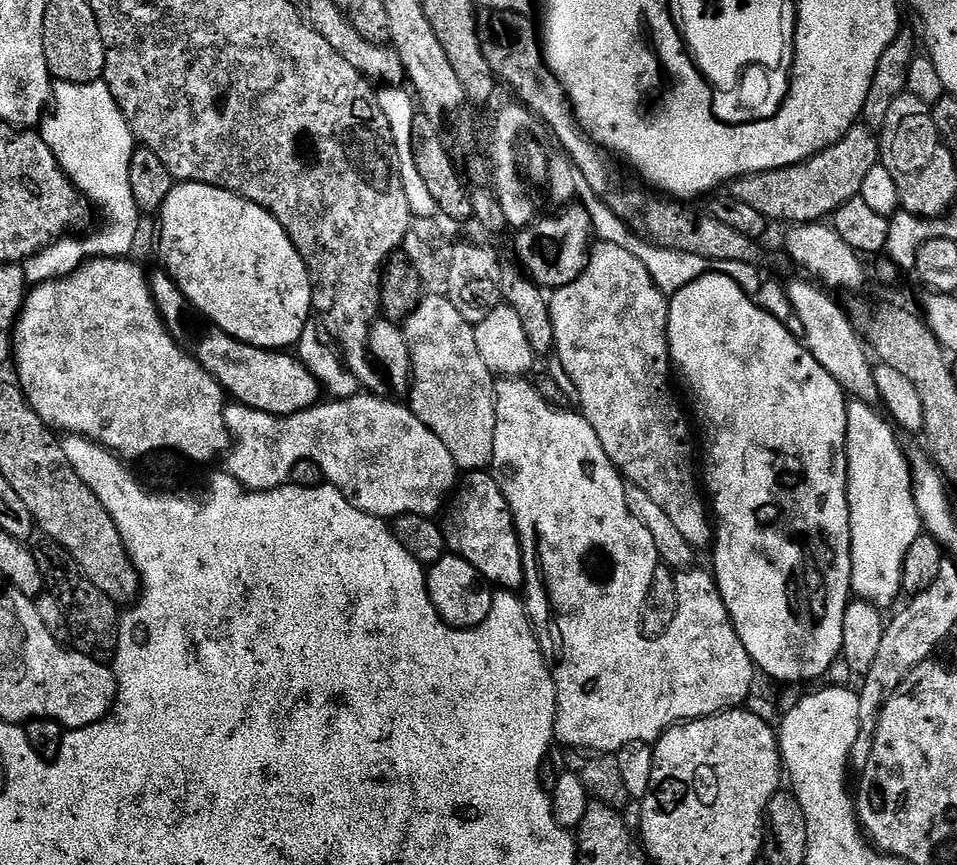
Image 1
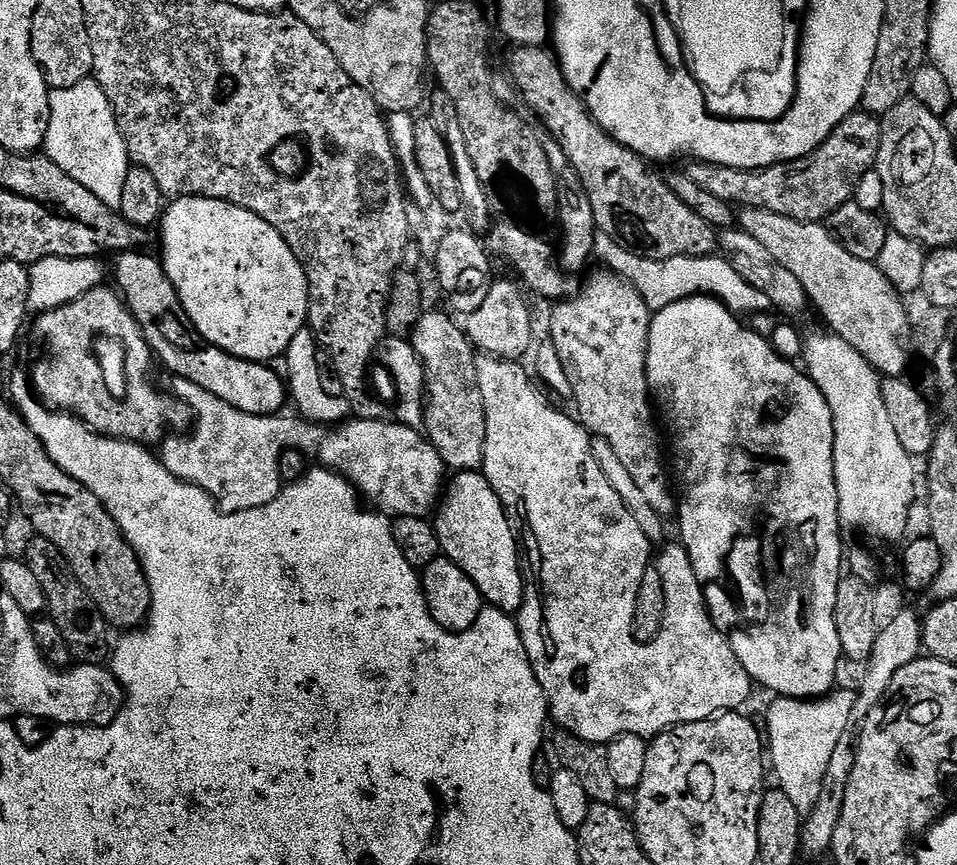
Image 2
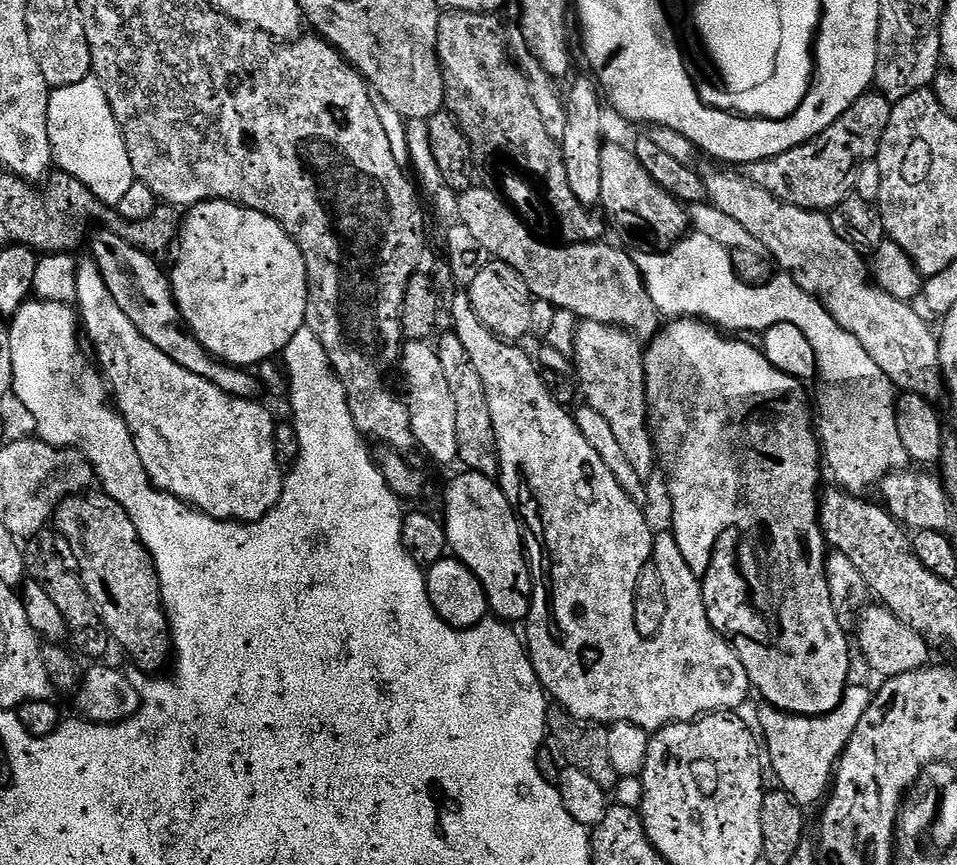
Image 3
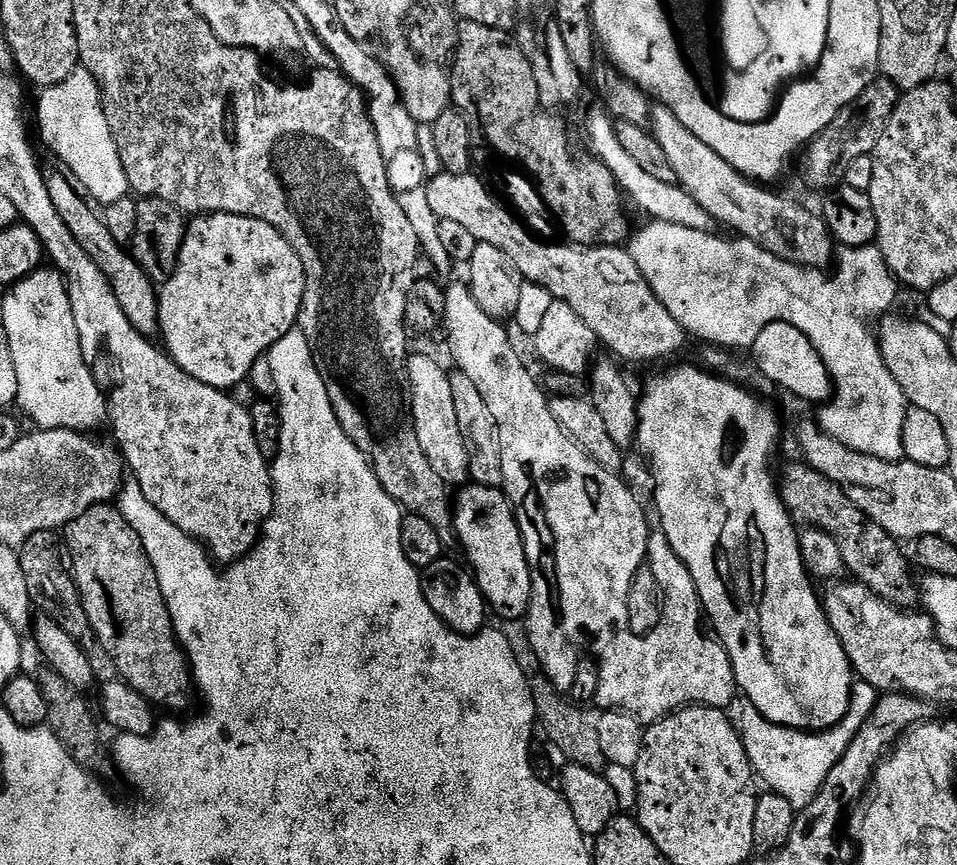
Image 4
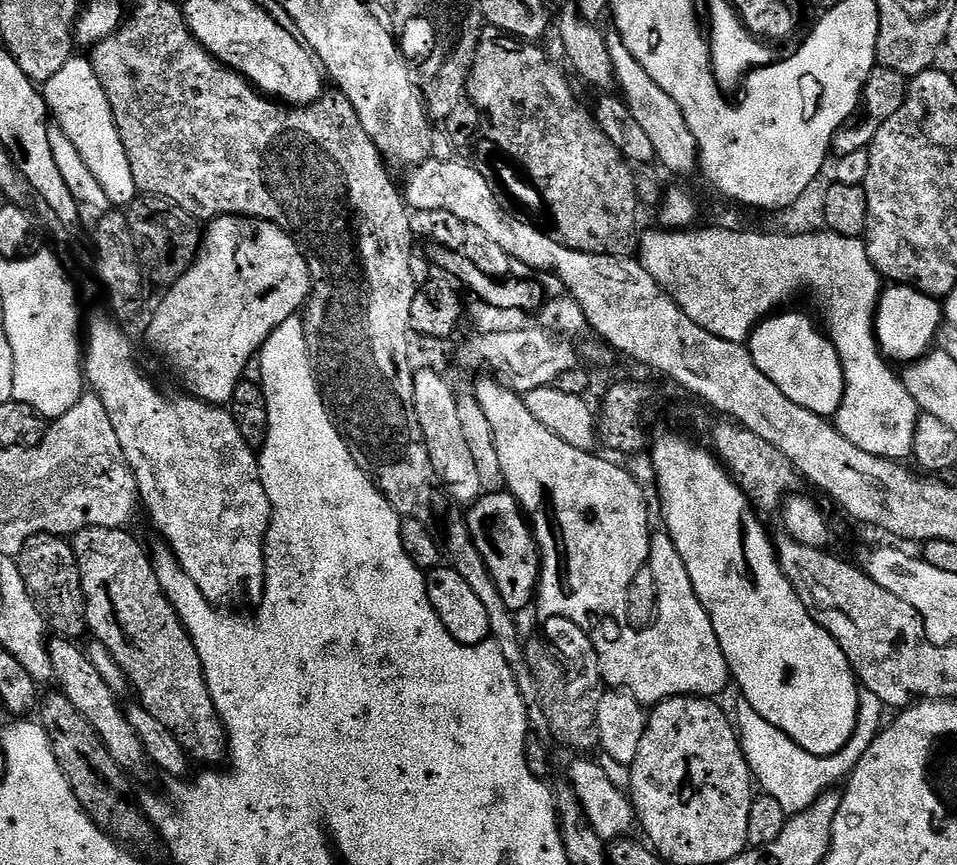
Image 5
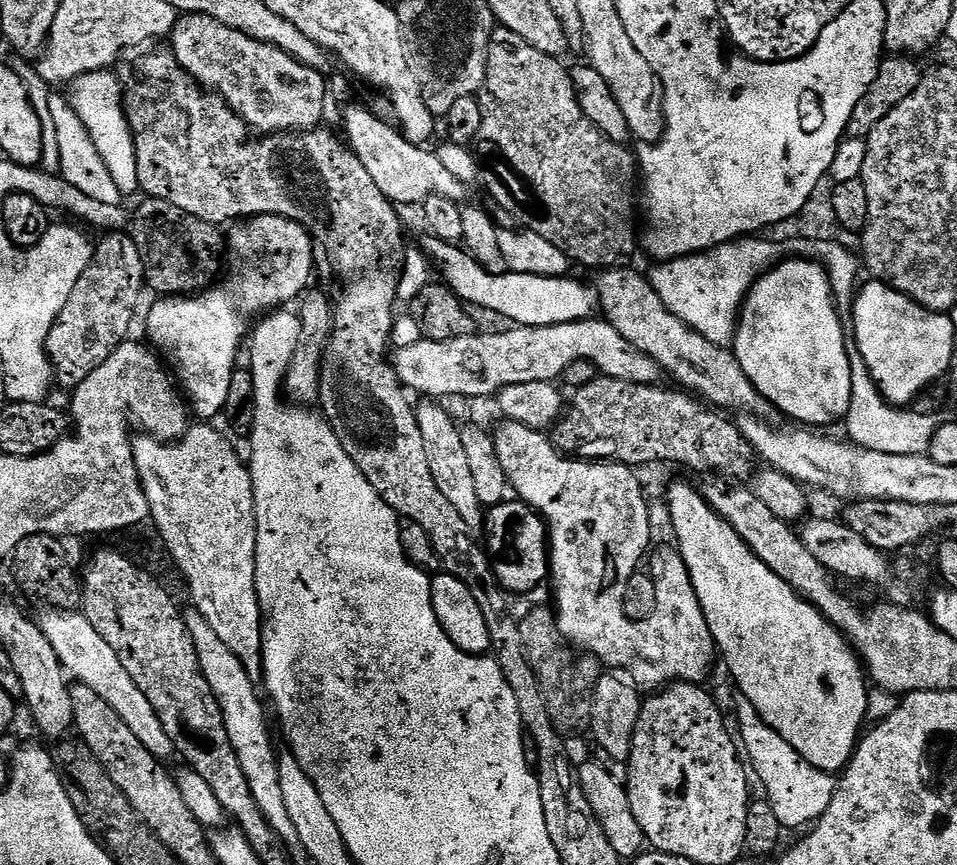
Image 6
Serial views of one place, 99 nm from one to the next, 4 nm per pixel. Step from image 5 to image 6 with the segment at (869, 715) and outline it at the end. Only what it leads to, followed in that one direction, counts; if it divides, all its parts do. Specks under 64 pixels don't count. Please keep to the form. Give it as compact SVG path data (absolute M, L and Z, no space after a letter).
M747 715L740 720L739 739L742 741L742 752L751 771L754 776L756 771L756 776L768 795L765 796L767 803L771 804L774 814L778 814L778 820L786 830L804 827L807 829L815 825L820 815L830 806L832 796L836 793L837 777L810 766L810 762L803 760L794 750L794 746L790 746L790 742L780 737L760 716Z

